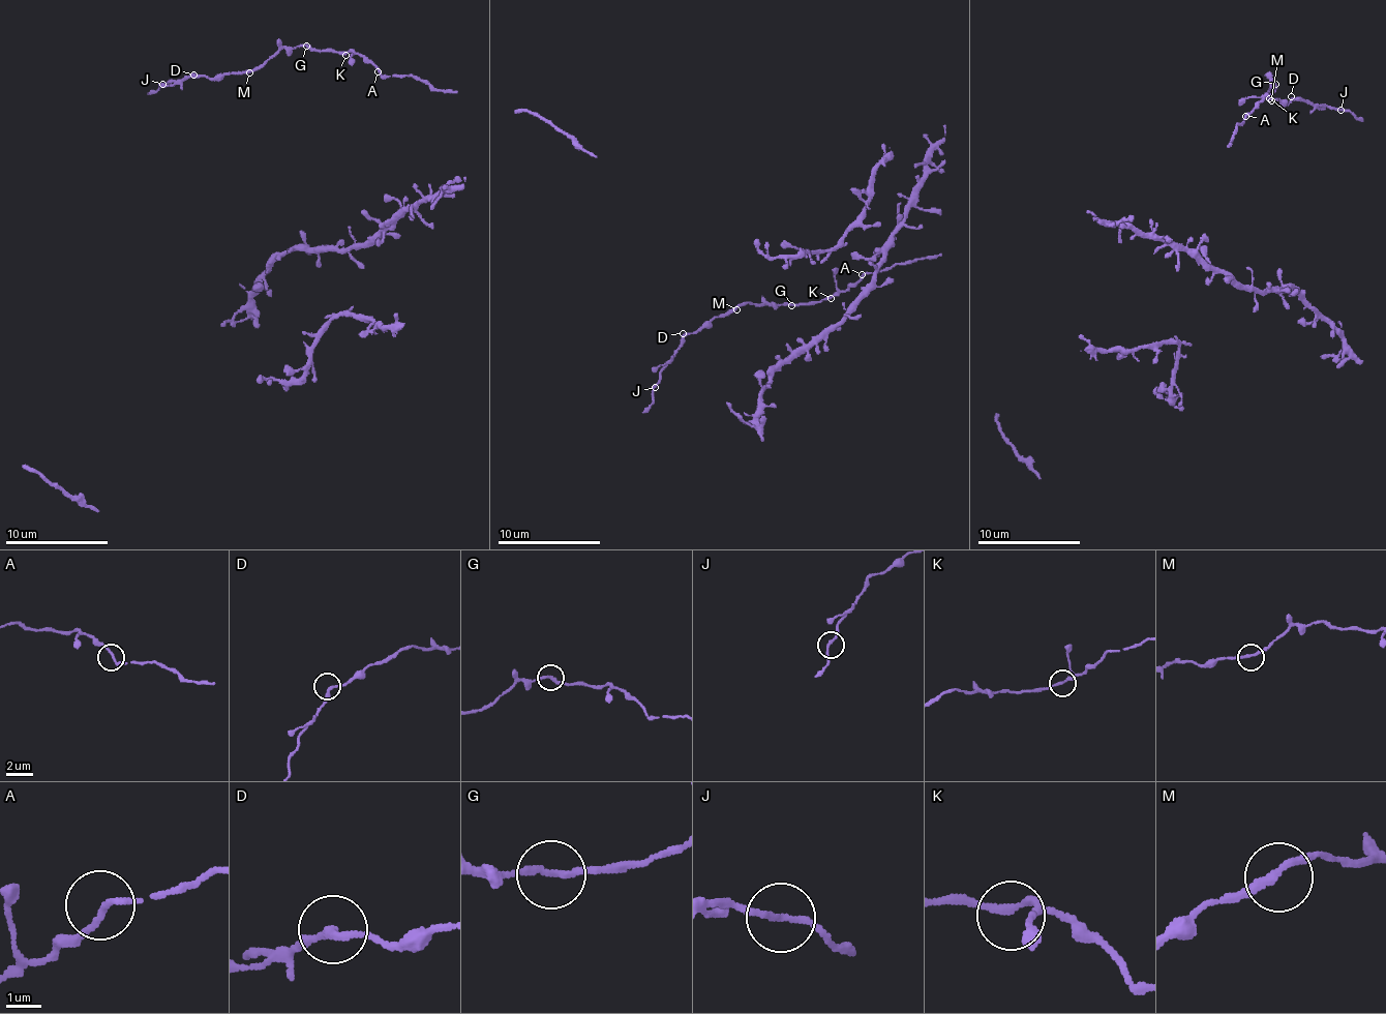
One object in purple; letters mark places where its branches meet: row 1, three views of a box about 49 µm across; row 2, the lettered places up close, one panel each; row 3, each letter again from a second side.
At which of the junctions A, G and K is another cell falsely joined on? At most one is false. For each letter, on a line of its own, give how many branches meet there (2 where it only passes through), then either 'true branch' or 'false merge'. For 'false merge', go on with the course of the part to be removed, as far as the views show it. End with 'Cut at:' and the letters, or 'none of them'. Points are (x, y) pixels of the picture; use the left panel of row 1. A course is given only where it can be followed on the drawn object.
A: branches 2; true branch
G: branches 2; true branch
K: branches 2; true branch
Cut at: none of them

